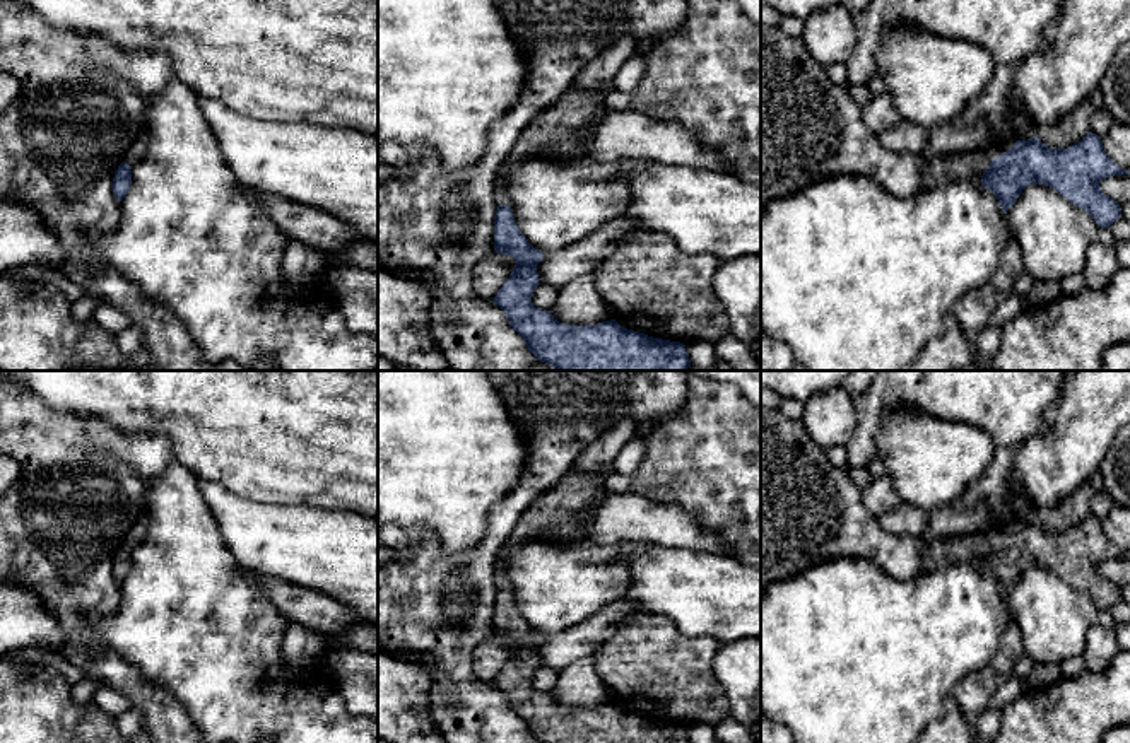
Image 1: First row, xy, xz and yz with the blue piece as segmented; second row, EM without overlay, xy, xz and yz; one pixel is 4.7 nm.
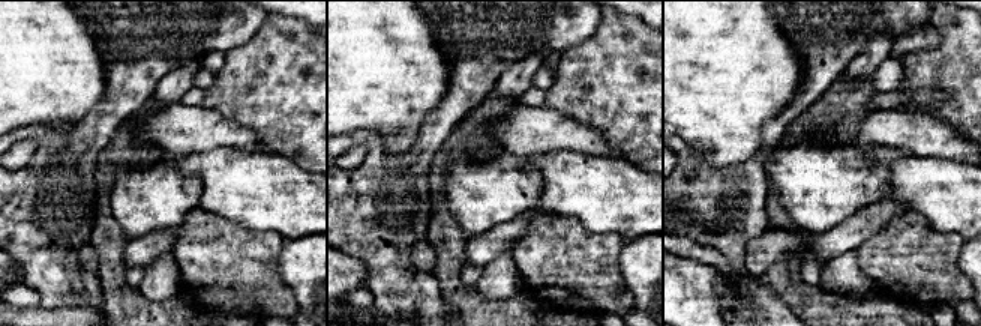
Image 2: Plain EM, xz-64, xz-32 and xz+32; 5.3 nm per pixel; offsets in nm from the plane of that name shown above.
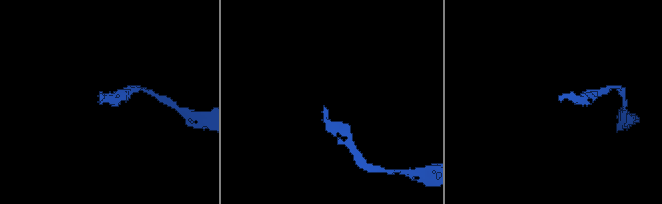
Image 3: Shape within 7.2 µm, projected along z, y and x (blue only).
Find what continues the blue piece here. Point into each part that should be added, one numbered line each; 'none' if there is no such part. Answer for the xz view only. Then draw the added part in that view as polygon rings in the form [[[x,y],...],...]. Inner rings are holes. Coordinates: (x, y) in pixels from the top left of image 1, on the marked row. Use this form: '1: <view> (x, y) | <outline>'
1: xz (559, 132) | [[[571,85],[550,108],[542,111],[518,137],[511,154],[501,166],[496,179],[496,196],[499,205],[508,205],[504,193],[506,176],[513,164],[527,159],[556,159],[561,162],[574,161],[583,157],[585,140],[591,135],[598,118],[607,111],[605,96],[614,87],[603,92],[586,92]]]

